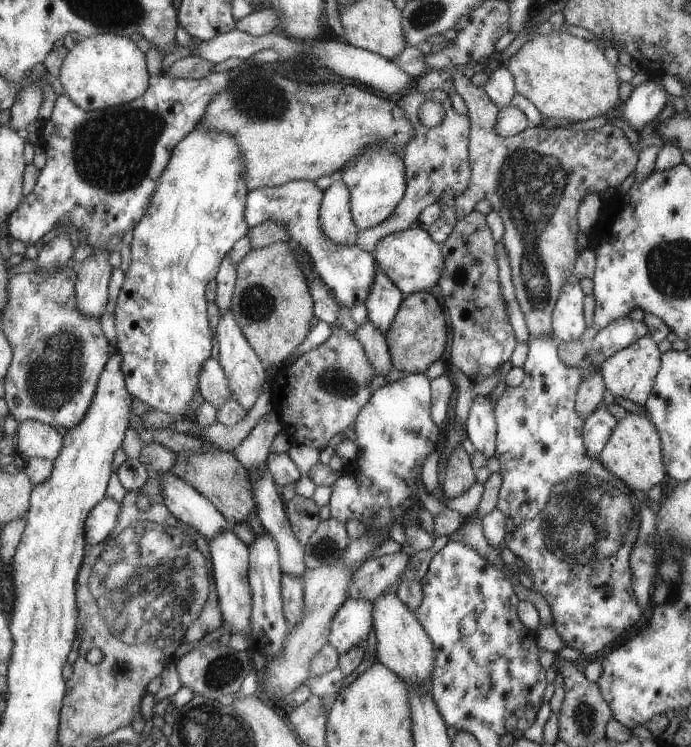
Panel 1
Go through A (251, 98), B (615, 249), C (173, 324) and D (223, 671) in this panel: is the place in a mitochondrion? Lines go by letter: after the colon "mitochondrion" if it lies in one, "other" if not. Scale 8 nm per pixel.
A: mitochondrion
B: other
C: other
D: mitochondrion

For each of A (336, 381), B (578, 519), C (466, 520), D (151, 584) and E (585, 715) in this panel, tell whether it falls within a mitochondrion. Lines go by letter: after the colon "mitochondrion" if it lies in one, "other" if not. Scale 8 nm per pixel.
A: mitochondrion
B: mitochondrion
C: other
D: mitochondrion
E: mitochondrion

